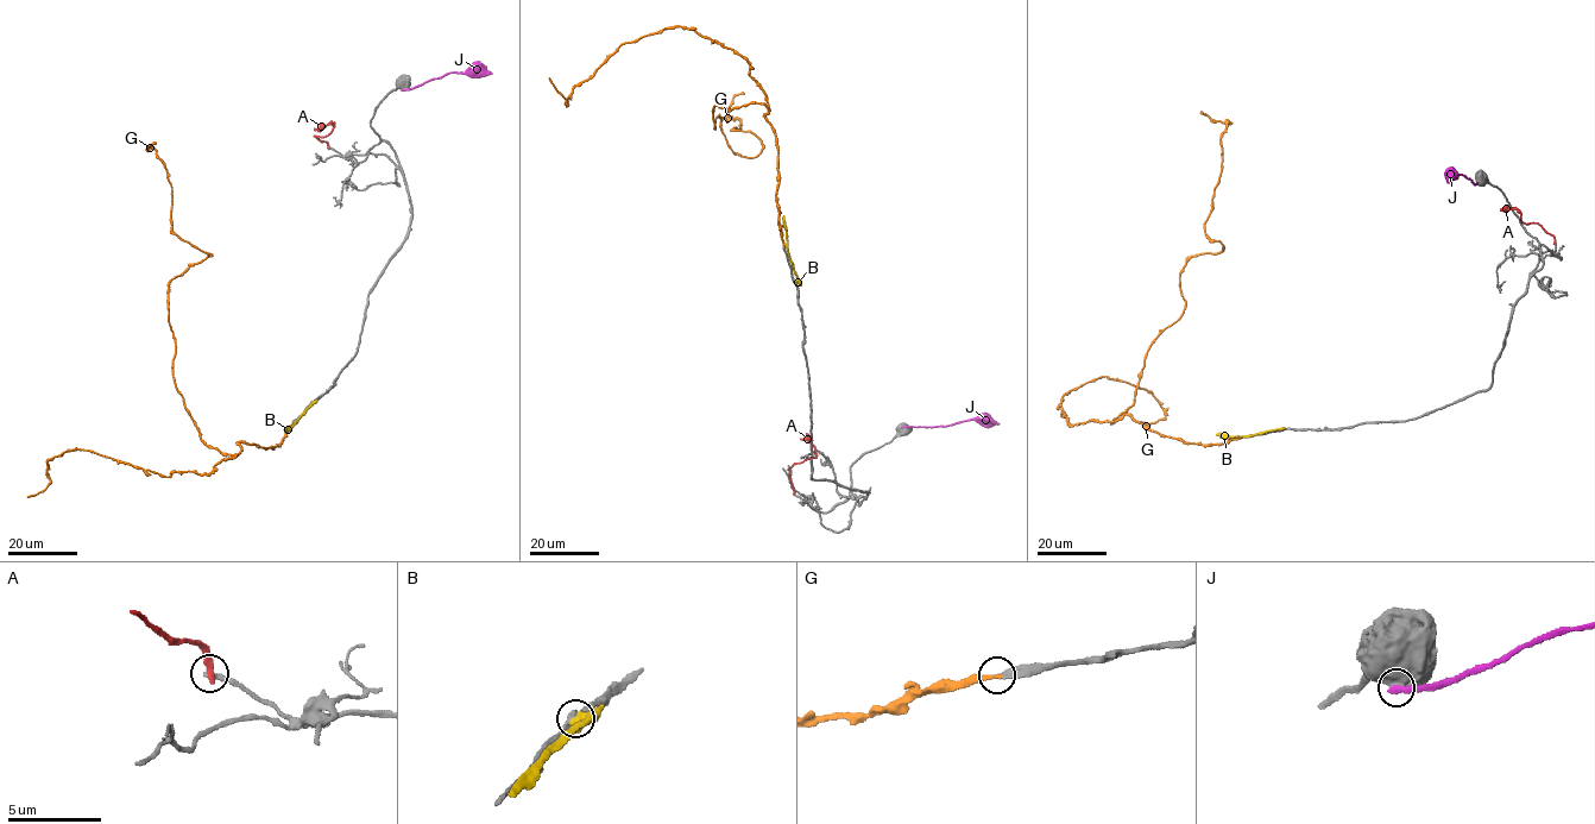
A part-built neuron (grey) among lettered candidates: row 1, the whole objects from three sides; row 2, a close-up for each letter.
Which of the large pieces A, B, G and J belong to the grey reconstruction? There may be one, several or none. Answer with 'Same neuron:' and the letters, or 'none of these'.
Same neuron: G

